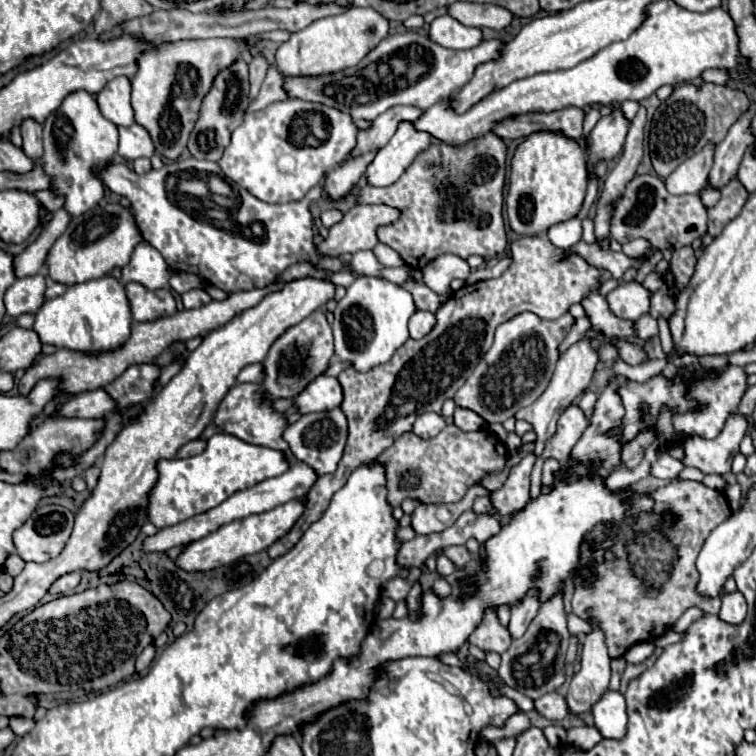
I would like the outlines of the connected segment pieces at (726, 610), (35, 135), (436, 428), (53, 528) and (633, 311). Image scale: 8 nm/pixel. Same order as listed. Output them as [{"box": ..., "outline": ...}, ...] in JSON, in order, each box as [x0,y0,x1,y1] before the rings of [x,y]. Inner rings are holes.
[{"box":[719,590,747,624],"outline":[[[739,590],[721,594],[719,618],[723,618],[725,622],[731,622],[731,624],[739,624],[739,622],[743,622],[745,614],[747,614],[747,604],[745,604],[745,598]]]},{"box":[21,120,43,162],"outline":[[[31,120],[23,122],[23,126],[21,126],[21,136],[23,136],[23,146],[21,148],[35,162],[39,162],[39,158],[43,154],[41,132],[43,132],[43,128],[37,122],[31,122]]]},{"box":[413,412,445,438],"outline":[[[425,412],[415,420],[413,434],[421,436],[421,438],[433,438],[443,430],[443,426],[445,426],[443,416],[439,416],[435,412]]]},{"box":[13,506,73,562],"outline":[[[39,506],[27,522],[13,532],[13,544],[17,554],[29,562],[47,562],[63,550],[73,528],[73,512],[57,506]]]},{"box":[605,282,651,320],"outline":[[[637,282],[619,284],[605,298],[607,298],[609,310],[617,318],[637,320],[639,316],[643,316],[643,314],[649,312],[649,298],[651,298],[651,294],[649,294],[649,290],[645,290]]]}]

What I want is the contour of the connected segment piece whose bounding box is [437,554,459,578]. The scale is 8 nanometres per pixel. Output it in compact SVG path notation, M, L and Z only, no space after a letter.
M441 554L441 556L437 558L437 572L439 572L439 576L443 576L443 578L445 578L445 576L453 574L455 570L459 570L459 568L457 568L457 566L447 558L447 556L443 556L443 554Z

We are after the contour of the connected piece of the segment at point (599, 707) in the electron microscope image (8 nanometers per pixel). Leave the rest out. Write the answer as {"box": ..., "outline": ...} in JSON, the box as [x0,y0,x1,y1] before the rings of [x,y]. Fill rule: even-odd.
{"box":[591,690,627,738],"outline":[[[607,690],[591,708],[595,728],[605,738],[623,738],[627,730],[627,710],[621,692]]]}

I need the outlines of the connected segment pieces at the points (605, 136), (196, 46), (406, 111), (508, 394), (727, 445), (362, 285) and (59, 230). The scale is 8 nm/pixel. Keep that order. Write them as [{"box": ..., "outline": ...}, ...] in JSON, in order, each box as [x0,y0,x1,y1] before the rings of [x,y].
[{"box":[585,110,629,166],"outline":[[[621,110],[603,116],[591,130],[585,146],[589,162],[597,166],[599,160],[613,160],[615,156],[619,156],[625,144],[627,130],[629,130],[629,122],[623,118]]]},{"box":[131,38,255,160],"outline":[[[209,38],[209,40],[181,40],[163,44],[157,50],[145,52],[139,60],[139,70],[131,78],[131,106],[135,122],[141,124],[155,146],[155,154],[163,160],[179,160],[187,150],[187,140],[199,118],[201,102],[211,90],[215,76],[241,58],[245,50],[255,46],[245,38]]]},{"box":[349,106,421,158],"outline":[[[393,106],[391,110],[377,116],[369,124],[369,128],[357,132],[357,144],[349,152],[349,158],[383,148],[389,142],[391,134],[395,134],[395,126],[399,126],[399,122],[403,122],[403,118],[407,118],[409,122],[415,122],[419,116],[421,116],[421,110],[415,106]]]},{"box":[453,304,585,424],"outline":[[[581,304],[571,306],[569,312],[557,320],[545,320],[533,312],[523,312],[499,324],[495,330],[493,346],[481,358],[481,362],[477,364],[469,380],[457,390],[453,398],[455,404],[477,412],[489,424],[495,424],[495,422],[501,424],[507,418],[515,416],[519,408],[533,404],[543,394],[543,390],[547,388],[553,376],[555,362],[559,358],[557,346],[563,342],[563,338],[573,326],[571,318],[585,316],[585,310]]]},{"box":[683,414,747,474],"outline":[[[731,414],[721,434],[713,440],[689,438],[683,448],[683,464],[701,470],[703,474],[727,474],[731,470],[731,458],[739,452],[739,442],[747,434],[747,418]]]},{"box":[331,276,415,372],"outline":[[[357,276],[333,312],[335,320],[331,328],[335,338],[335,354],[341,358],[341,362],[349,362],[357,372],[367,372],[389,362],[395,350],[409,340],[407,322],[413,312],[415,304],[411,294],[399,284],[383,278]]]},{"box":[13,210,71,278],"outline":[[[55,210],[51,216],[51,222],[41,230],[37,240],[33,244],[29,244],[21,254],[13,256],[13,272],[17,278],[35,276],[43,270],[49,248],[59,238],[59,234],[63,234],[69,220],[71,220],[71,216],[65,210]]]}]

